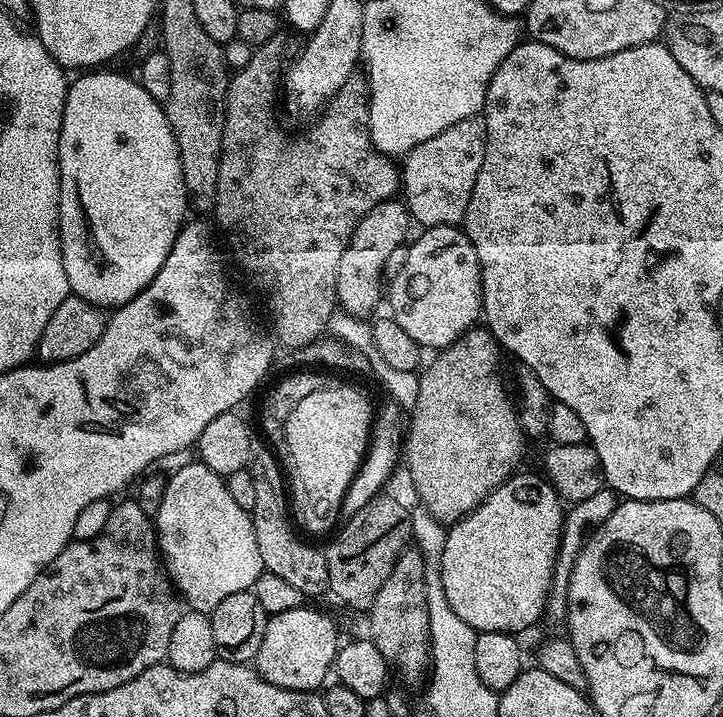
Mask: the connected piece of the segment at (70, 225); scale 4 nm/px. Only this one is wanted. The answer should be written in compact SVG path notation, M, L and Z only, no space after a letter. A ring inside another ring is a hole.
M88 70L77 80L73 79L68 85L68 97L64 107L64 117L62 118L62 130L60 131L60 141L58 142L58 167L60 169L60 249L62 250L62 262L66 266L66 278L71 295L78 296L82 300L87 300L90 304L95 304L101 310L115 310L121 304L130 302L143 290L158 274L162 262L172 249L172 243L176 240L176 235L180 233L182 221L185 219L184 211L190 205L190 197L184 179L182 178L182 166L180 165L180 155L176 149L176 140L167 127L152 128L148 136L128 136L124 140L124 132L132 128L132 116L156 116L161 115L161 101L150 98L146 94L144 87L140 85L139 79L123 76L120 72L104 72L108 70ZM152 168L158 171L152 176Z

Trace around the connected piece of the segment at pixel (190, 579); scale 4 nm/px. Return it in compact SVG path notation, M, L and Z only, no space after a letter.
M184 464L172 477L168 476L161 498L161 508L155 514L156 538L162 563L183 603L191 611L212 613L218 602L230 594L255 589L256 580L265 571L262 554L258 554L258 538L254 534L252 517L234 498L230 498L225 477L210 470L205 464Z

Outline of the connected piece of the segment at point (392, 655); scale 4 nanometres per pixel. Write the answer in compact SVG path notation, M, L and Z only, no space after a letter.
M409 546L401 552L398 562L394 562L394 570L390 570L390 578L386 578L382 590L378 590L378 598L374 606L367 613L366 619L372 627L370 639L376 643L378 650L389 665L400 668L416 668L420 663L427 661L430 656L430 637L428 635L428 607L426 606L426 582L430 571L429 561L425 559L419 547Z

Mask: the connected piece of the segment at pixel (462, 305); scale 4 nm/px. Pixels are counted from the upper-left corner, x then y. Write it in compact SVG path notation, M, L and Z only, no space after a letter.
M440 224L437 228L424 228L421 236L416 241L413 239L407 245L406 251L403 253L404 261L400 264L400 269L396 272L396 277L392 280L392 285L386 288L386 304L392 307L390 312L391 319L398 322L398 326L402 326L402 330L406 330L406 334L410 334L410 338L414 338L414 342L418 342L420 347L425 350L443 350L449 348L459 336L463 336L469 328L473 327L481 319L482 316L482 285L480 283L480 263L478 262L478 254L474 250L474 246L468 241L468 236L459 227L451 224Z

